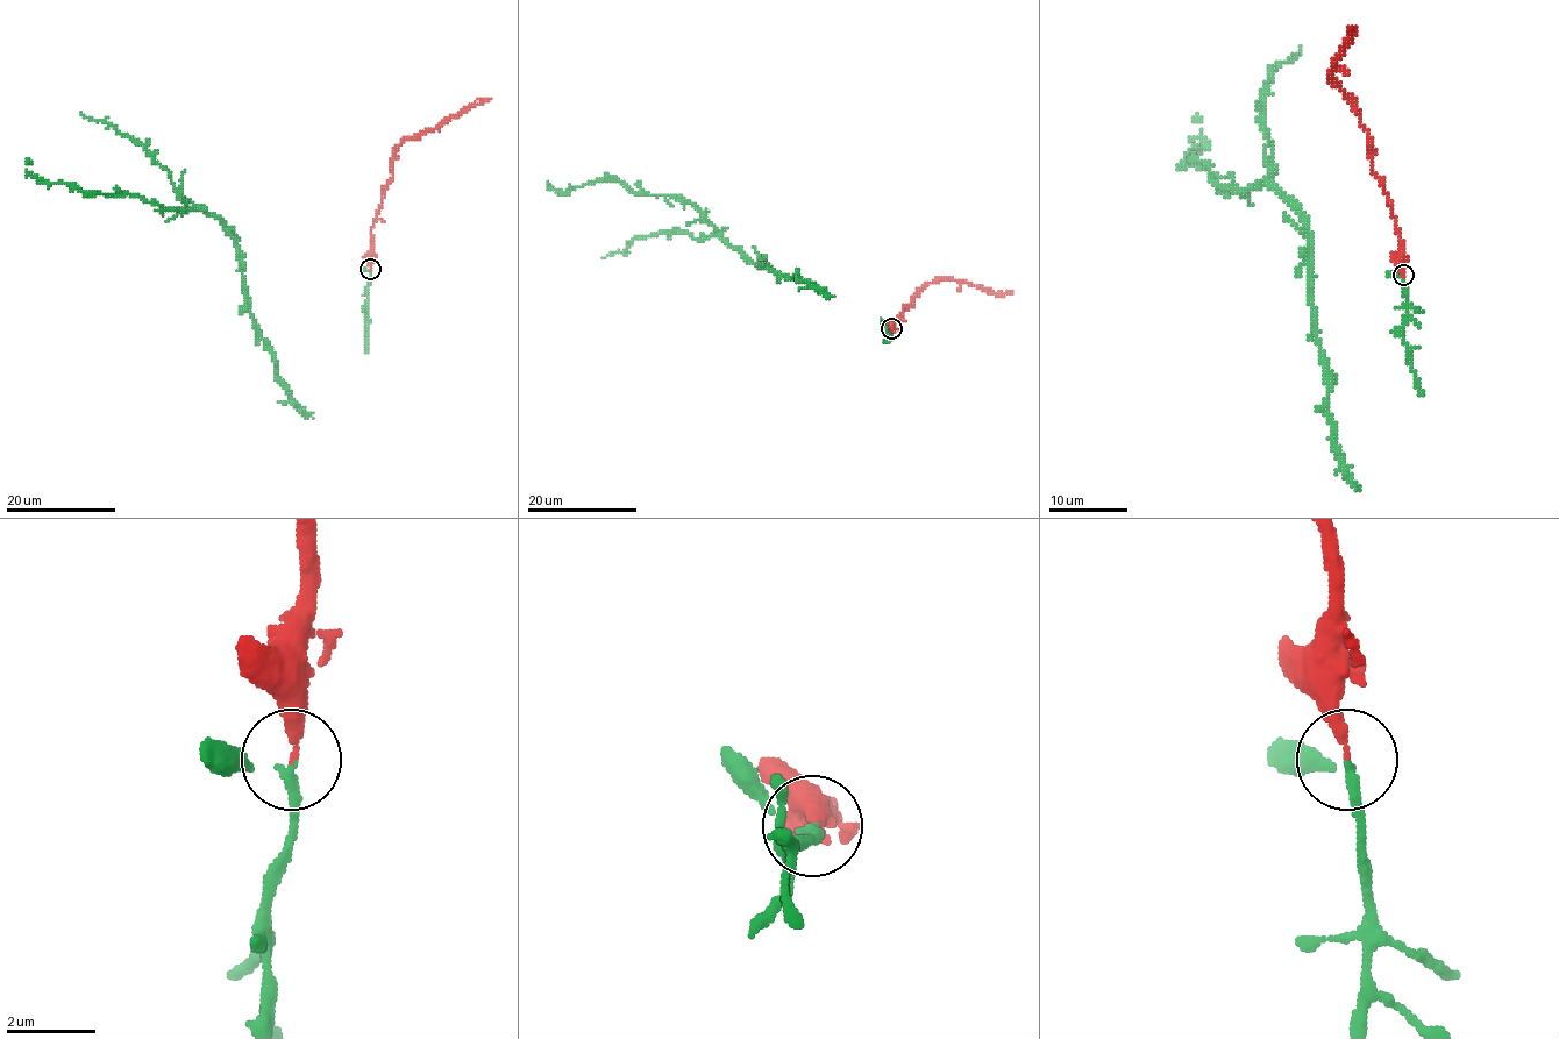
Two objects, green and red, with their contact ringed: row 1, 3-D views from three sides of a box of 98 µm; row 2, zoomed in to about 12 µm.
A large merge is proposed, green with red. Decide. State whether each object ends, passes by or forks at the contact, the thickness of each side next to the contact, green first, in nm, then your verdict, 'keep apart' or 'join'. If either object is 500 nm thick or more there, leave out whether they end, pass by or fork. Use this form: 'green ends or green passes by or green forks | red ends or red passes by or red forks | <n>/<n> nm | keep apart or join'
green passes by | red ends | 160/240 nm | join

